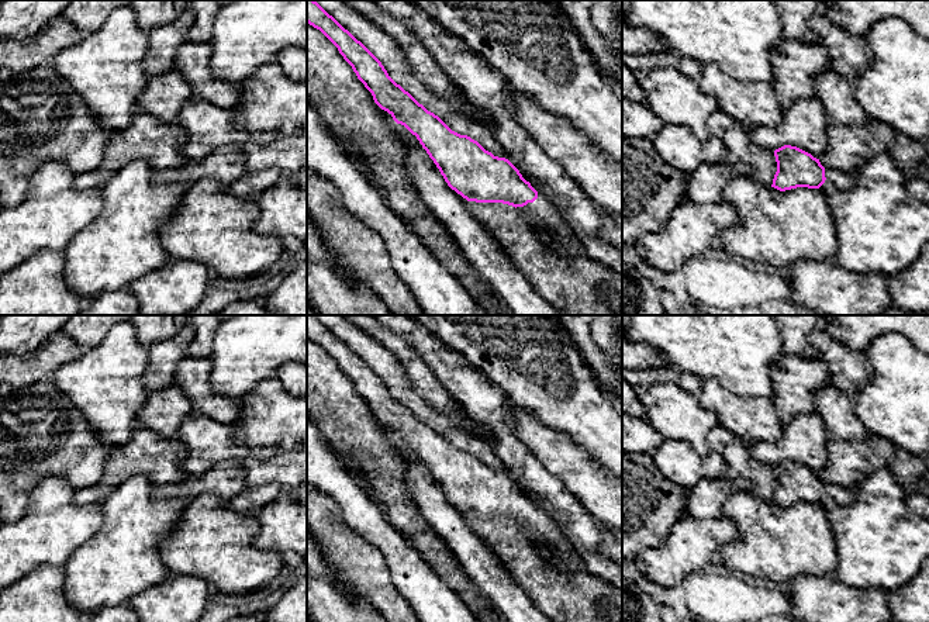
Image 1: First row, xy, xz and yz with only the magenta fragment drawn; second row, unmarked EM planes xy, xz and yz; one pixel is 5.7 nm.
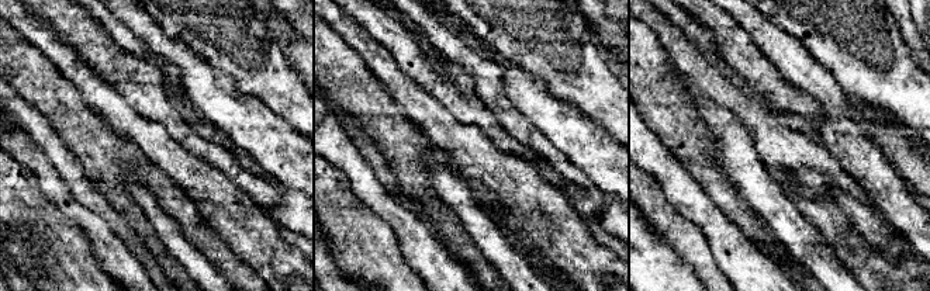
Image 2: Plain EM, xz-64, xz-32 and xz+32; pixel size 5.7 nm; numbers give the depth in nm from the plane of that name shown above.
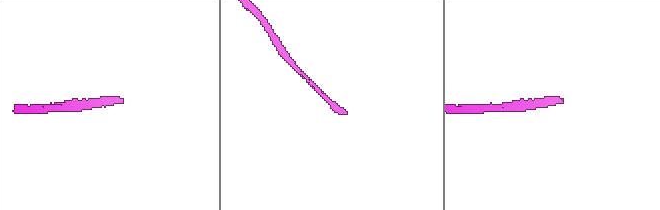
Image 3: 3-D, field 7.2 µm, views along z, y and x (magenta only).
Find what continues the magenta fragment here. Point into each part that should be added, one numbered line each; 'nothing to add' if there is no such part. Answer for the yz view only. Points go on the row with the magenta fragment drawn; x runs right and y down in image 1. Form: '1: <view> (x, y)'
1: yz (841, 179)

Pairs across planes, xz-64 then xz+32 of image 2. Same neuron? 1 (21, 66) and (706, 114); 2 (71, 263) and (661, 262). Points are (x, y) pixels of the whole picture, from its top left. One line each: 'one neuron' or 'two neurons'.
1: two neurons
2: two neurons

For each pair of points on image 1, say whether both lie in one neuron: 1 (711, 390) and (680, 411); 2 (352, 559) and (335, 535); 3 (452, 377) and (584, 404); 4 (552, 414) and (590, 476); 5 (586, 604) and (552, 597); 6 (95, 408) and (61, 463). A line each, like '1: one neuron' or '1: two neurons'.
1: two neurons
2: one neuron
3: two neurons
4: two neurons
5: one neuron
6: two neurons

